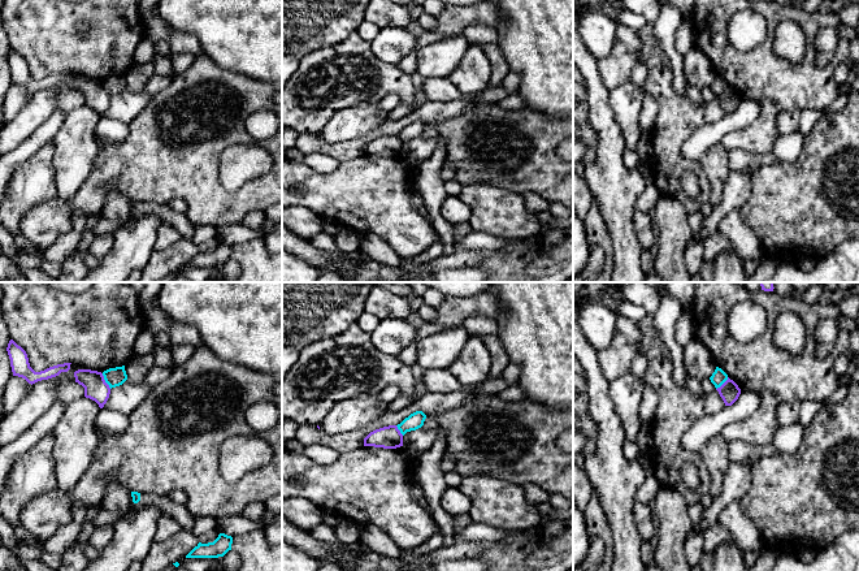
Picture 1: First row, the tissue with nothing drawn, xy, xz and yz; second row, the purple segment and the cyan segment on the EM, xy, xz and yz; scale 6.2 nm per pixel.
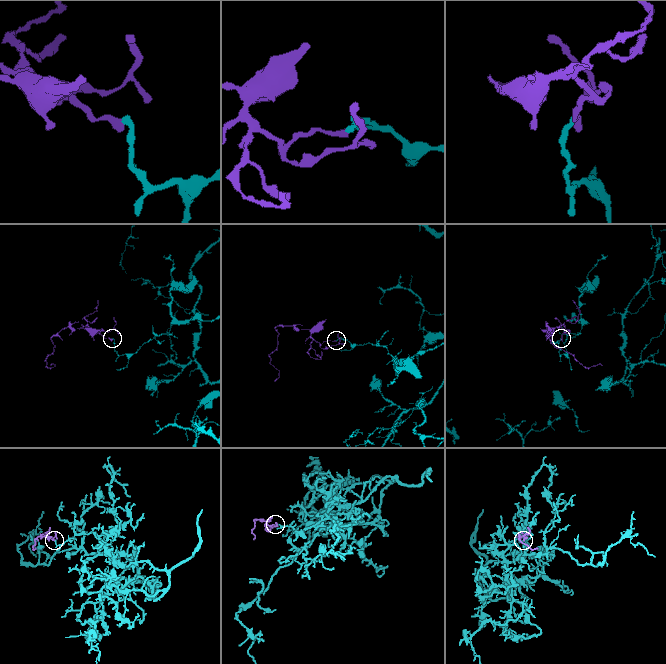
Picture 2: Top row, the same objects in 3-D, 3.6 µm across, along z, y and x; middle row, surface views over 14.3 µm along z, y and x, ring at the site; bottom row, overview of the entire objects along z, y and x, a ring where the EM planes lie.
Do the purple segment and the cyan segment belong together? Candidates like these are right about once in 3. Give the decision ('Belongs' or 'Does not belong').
Does not belong

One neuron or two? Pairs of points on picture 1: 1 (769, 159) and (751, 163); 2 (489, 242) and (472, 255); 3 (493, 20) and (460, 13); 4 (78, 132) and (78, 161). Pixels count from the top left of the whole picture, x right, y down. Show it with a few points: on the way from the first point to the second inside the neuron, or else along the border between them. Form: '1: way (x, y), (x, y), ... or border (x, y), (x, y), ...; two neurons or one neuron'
1: way (766, 160), (755, 161); one neuron
2: border (454, 249), (493, 251); two neurons
3: way (485, 14), (468, 14); one neuron
4: way (78, 139), (78, 154); one neuron

